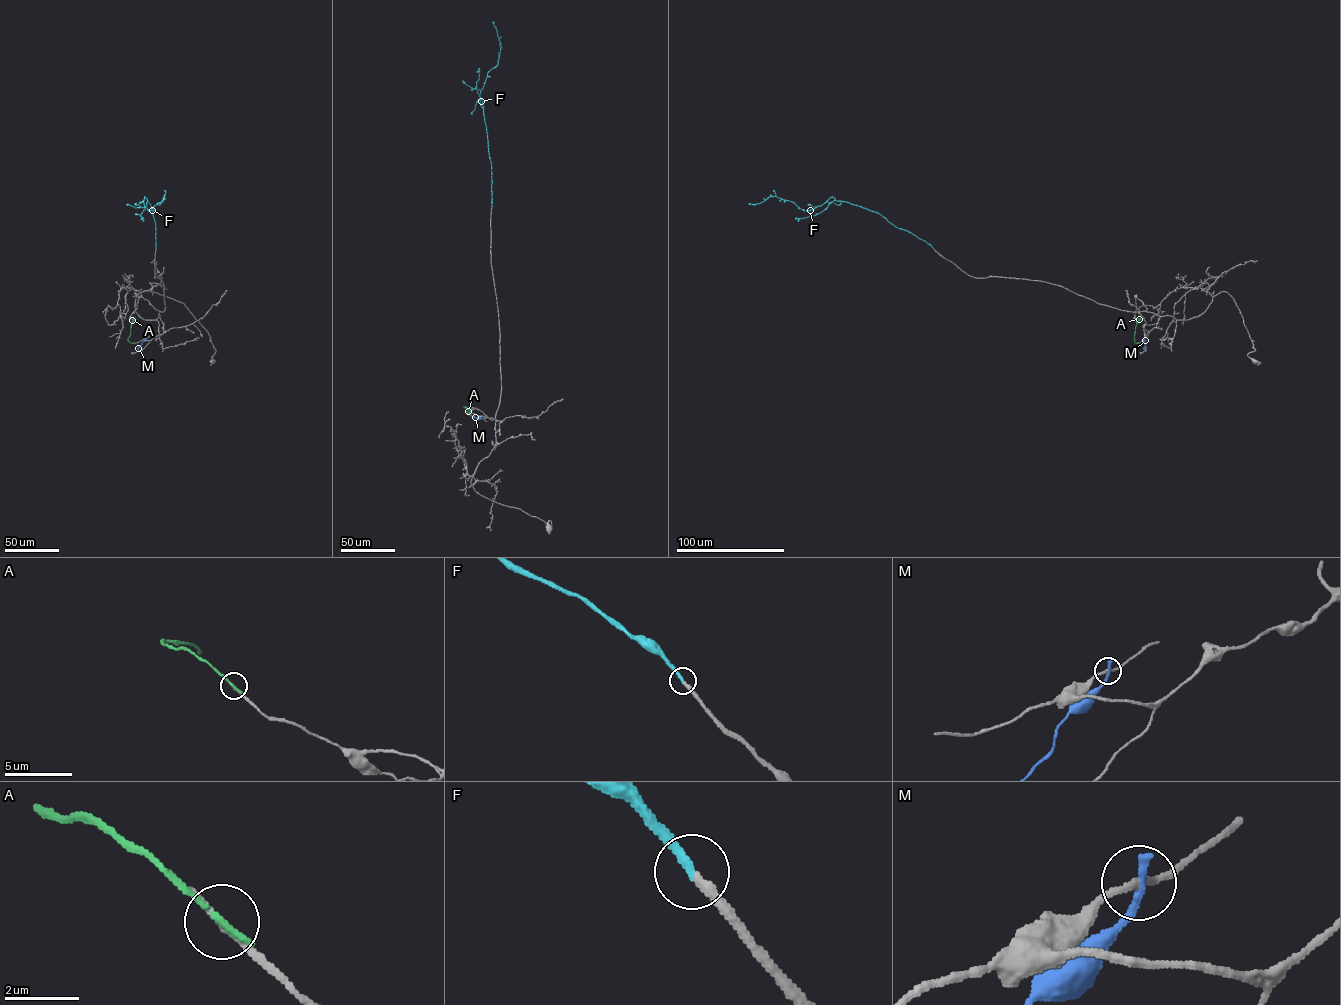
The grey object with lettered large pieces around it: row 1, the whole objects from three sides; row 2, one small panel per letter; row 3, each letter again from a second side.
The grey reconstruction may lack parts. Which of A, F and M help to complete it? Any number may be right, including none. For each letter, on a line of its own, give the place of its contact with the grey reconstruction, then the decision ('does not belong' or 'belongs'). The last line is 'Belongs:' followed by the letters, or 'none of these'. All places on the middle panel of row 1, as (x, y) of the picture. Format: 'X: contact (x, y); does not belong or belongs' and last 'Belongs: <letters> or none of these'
A: contact (469, 410); does not belong
F: contact (492, 205); belongs
M: contact (482, 418); does not belong
Belongs: F

